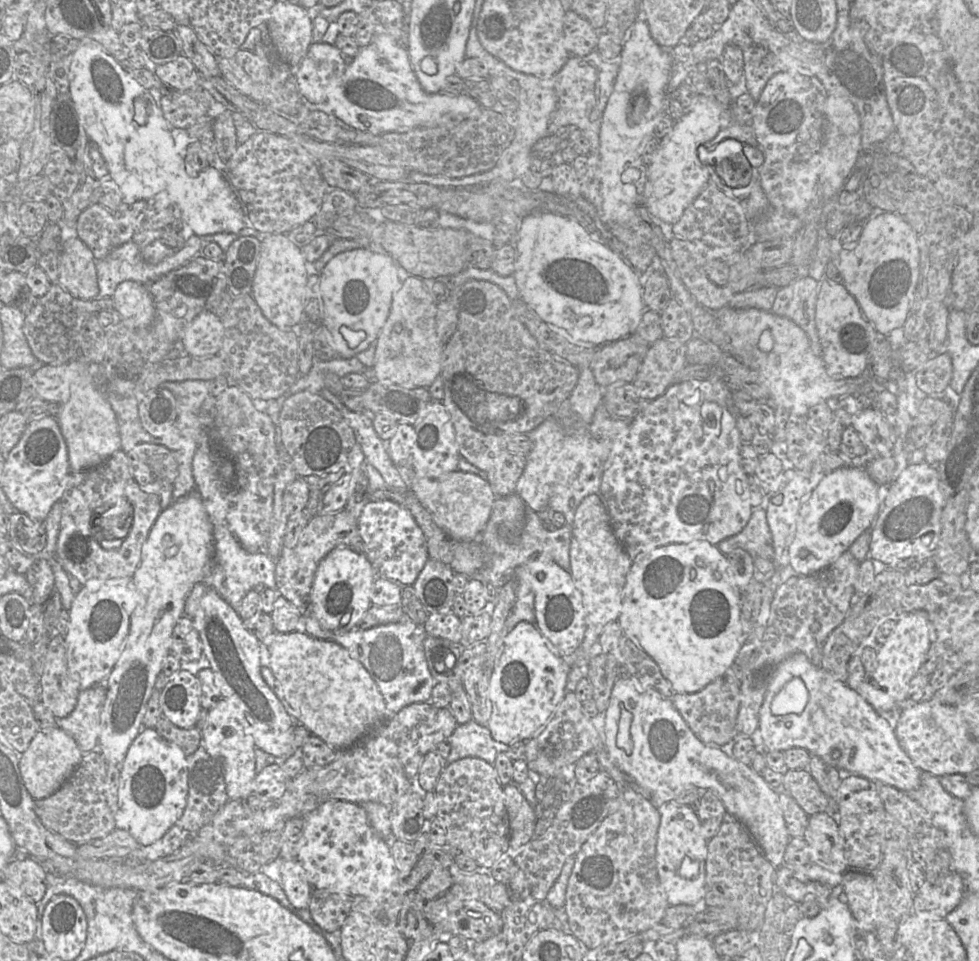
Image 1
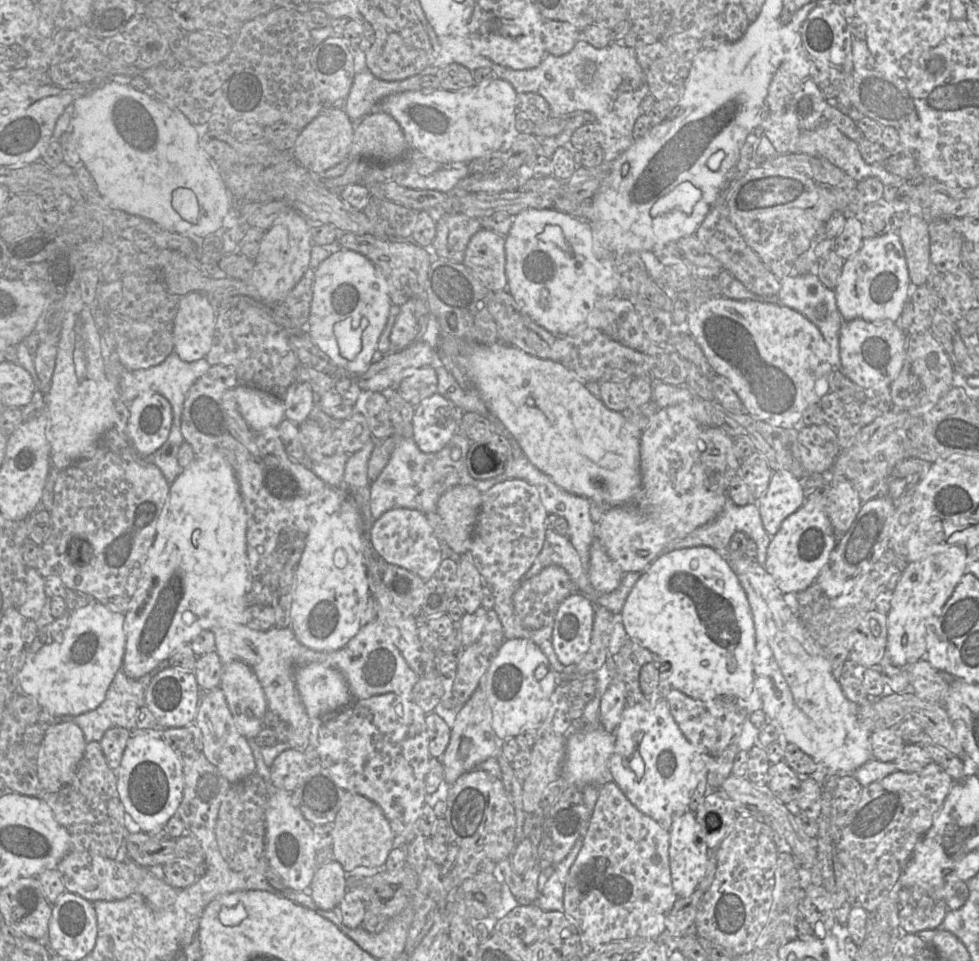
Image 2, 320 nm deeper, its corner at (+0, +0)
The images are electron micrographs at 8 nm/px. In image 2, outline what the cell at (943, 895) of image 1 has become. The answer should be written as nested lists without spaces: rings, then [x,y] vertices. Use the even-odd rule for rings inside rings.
[[[937,902],[932,908],[918,908],[912,904],[900,907],[900,926],[910,934],[933,930],[943,922],[948,912],[944,902]]]

